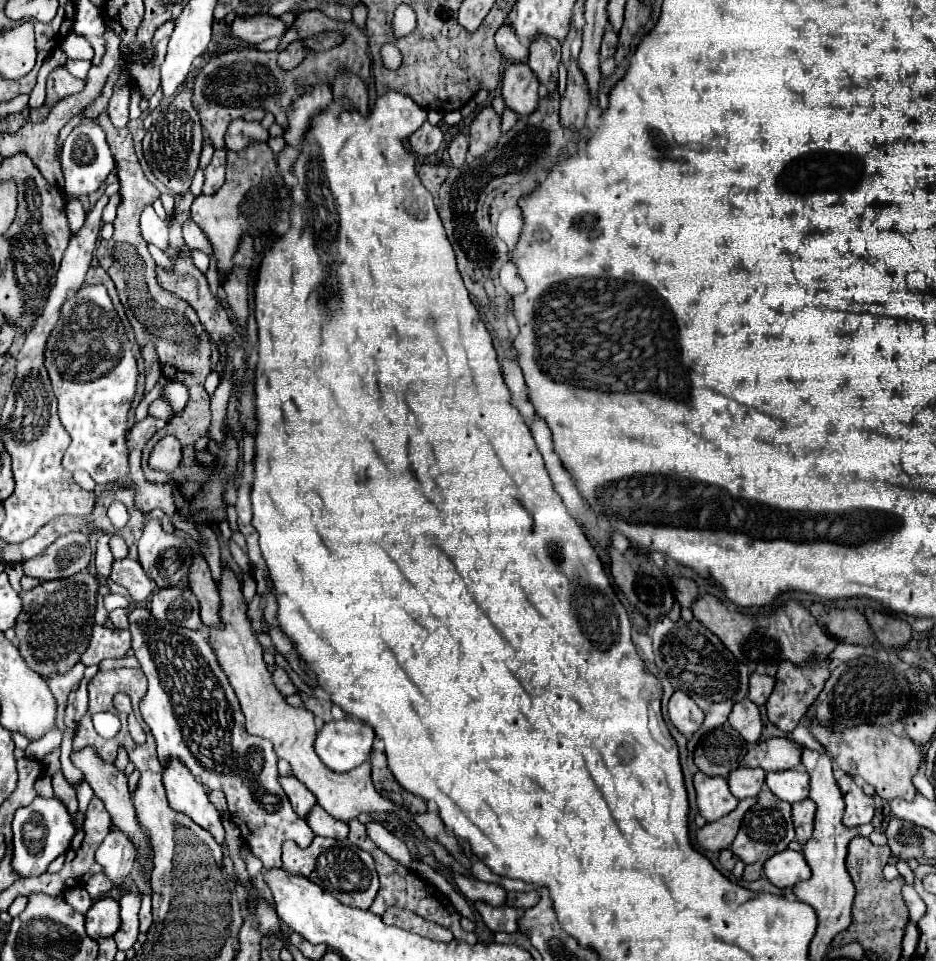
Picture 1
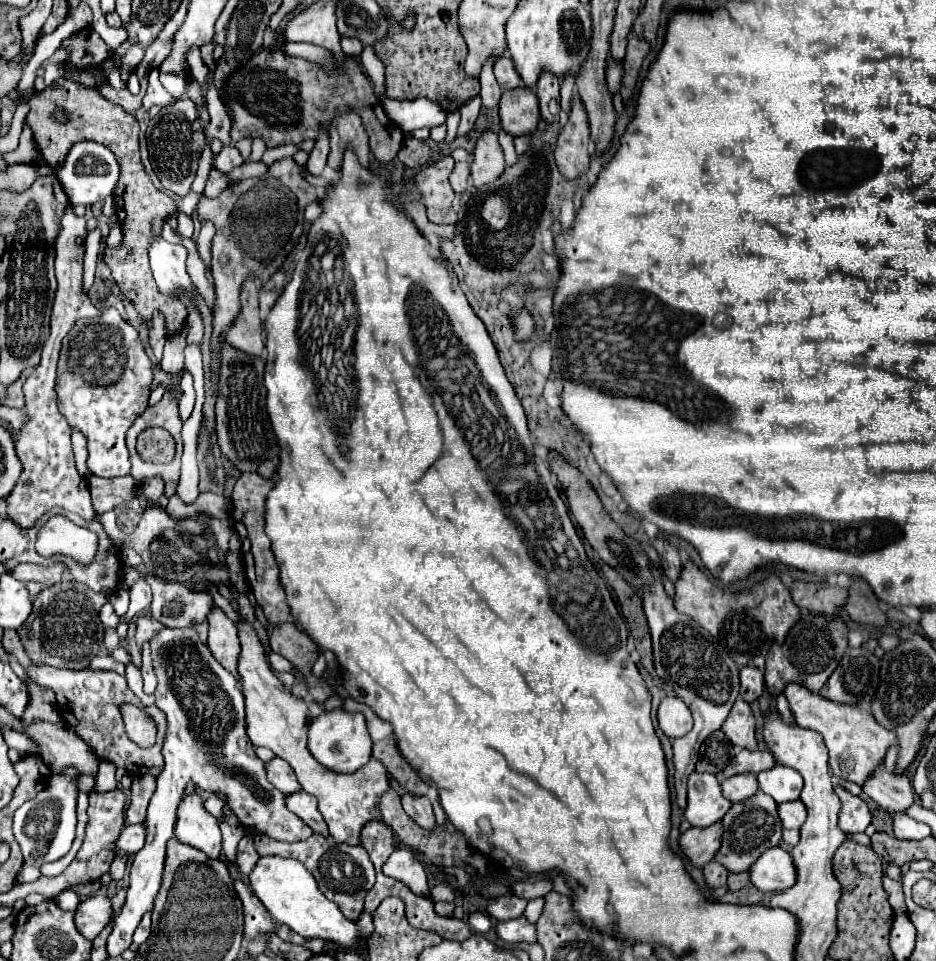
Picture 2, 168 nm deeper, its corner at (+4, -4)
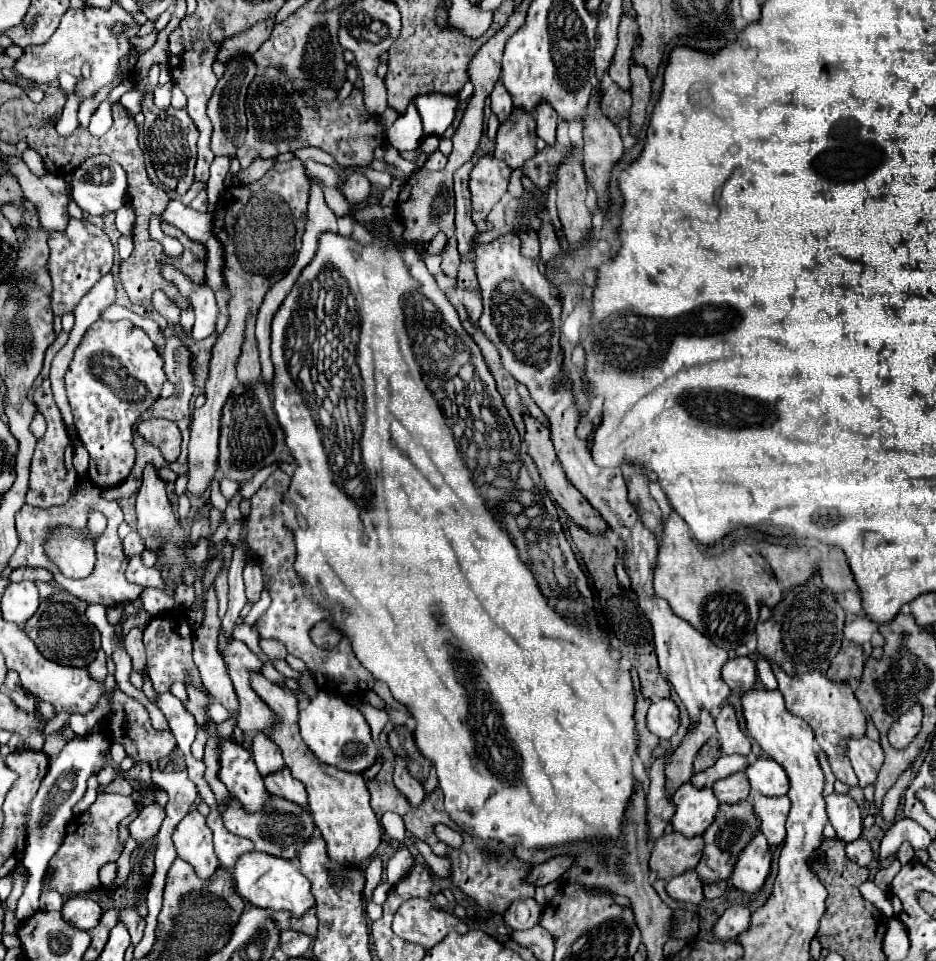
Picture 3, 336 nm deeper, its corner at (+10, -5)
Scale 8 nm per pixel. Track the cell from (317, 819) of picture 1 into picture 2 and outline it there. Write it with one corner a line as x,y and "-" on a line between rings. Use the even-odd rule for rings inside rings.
302,790
302,792
296,792
296,794
290,794
290,796
286,796
286,806
288,806
288,810
292,810
302,822
306,822
314,832
330,836
330,832
326,830
326,822
324,822
322,814
320,814
318,808
316,808
316,798
314,798
314,796
306,794
304,790

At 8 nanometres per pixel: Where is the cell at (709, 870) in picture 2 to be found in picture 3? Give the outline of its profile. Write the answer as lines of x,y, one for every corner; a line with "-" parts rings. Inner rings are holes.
686,871
684,875
678,875
666,883
666,893
674,901
682,903
700,903
704,899
702,895
702,881
696,877
696,871

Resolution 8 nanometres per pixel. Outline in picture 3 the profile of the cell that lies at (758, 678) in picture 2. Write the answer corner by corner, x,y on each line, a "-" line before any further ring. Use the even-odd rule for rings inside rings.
732,657
722,667
722,679
734,691
750,691
756,681
756,665
750,657

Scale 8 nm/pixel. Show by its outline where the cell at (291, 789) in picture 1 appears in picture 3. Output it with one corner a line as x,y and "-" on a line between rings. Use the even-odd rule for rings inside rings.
256,733
252,741
252,757
262,775
270,775
274,771
284,769
280,749
276,747
276,743
272,743
272,739
268,739
268,733

